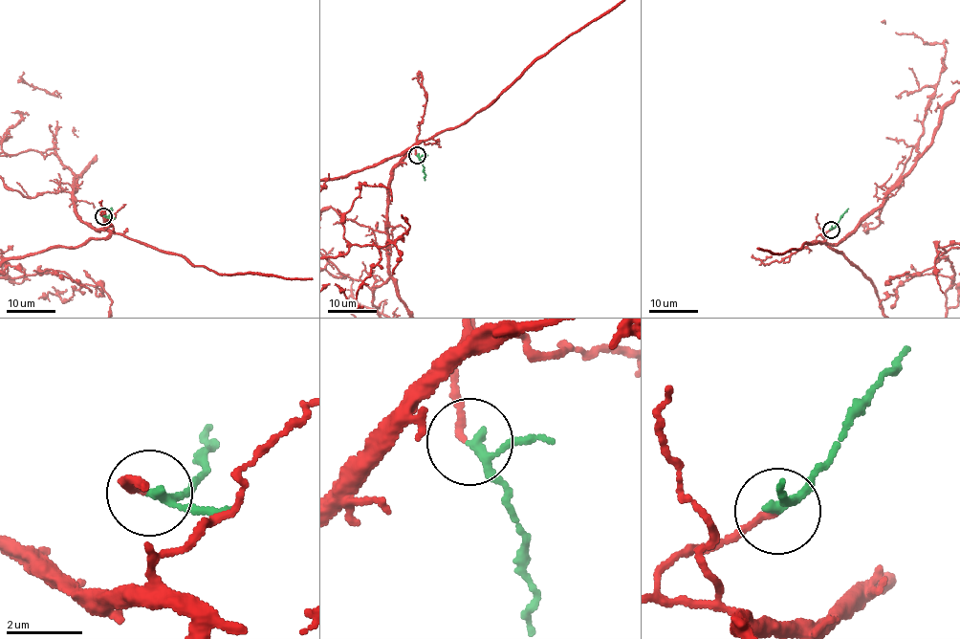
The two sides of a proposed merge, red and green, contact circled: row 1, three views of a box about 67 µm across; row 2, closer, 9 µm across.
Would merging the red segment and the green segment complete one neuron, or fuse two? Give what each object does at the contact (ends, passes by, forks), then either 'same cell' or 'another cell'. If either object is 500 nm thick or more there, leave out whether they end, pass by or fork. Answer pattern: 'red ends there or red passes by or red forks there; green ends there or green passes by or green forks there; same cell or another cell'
red ends there; green passes by; same cell

